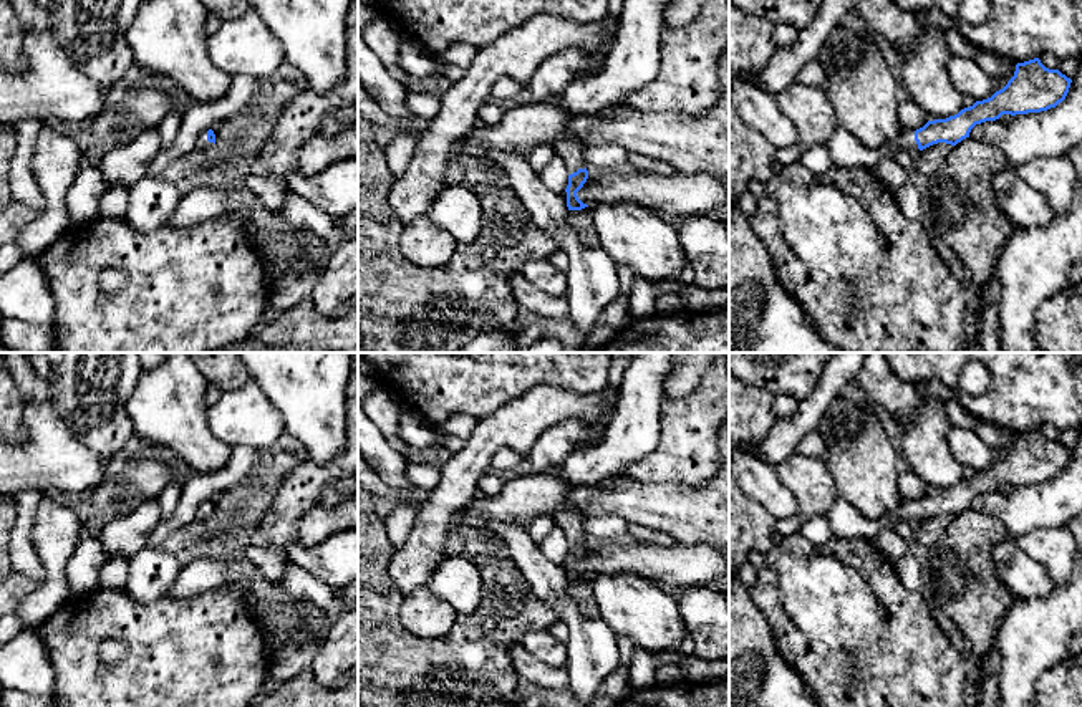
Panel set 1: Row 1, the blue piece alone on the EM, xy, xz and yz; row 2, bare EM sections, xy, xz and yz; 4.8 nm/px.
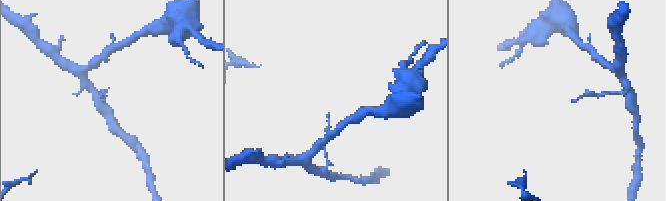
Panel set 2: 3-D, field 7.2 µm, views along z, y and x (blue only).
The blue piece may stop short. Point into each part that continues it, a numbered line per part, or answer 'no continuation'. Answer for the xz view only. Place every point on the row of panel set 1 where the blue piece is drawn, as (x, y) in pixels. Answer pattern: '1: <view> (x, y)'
1: xz (569, 149)

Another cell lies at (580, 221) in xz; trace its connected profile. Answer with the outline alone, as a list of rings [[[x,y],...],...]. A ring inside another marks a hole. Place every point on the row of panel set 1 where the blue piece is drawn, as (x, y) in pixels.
[[[590,207],[568,212],[568,224],[577,232],[580,242],[588,248],[600,248],[601,242],[593,224]]]

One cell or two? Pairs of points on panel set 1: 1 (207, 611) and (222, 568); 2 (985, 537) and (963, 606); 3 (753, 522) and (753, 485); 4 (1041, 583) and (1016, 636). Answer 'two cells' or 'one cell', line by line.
1: two cells
2: one cell
3: two cells
4: two cells

